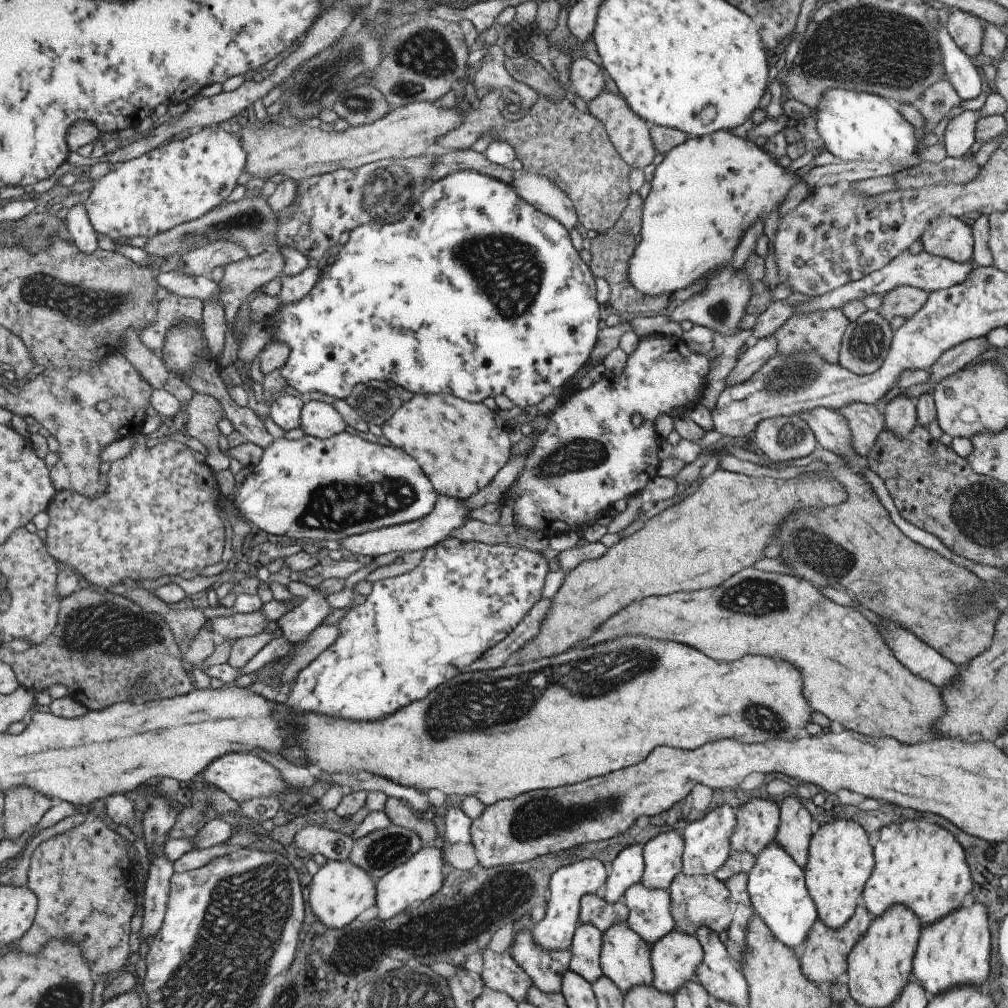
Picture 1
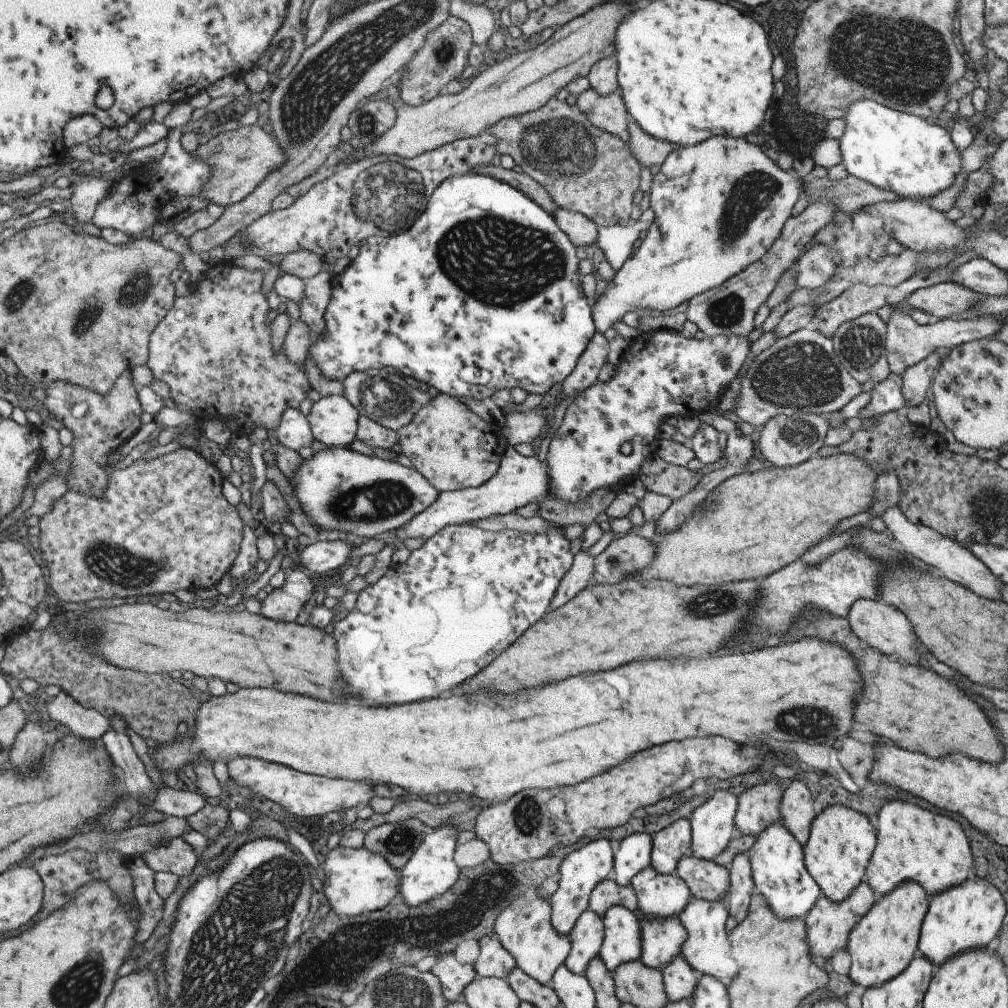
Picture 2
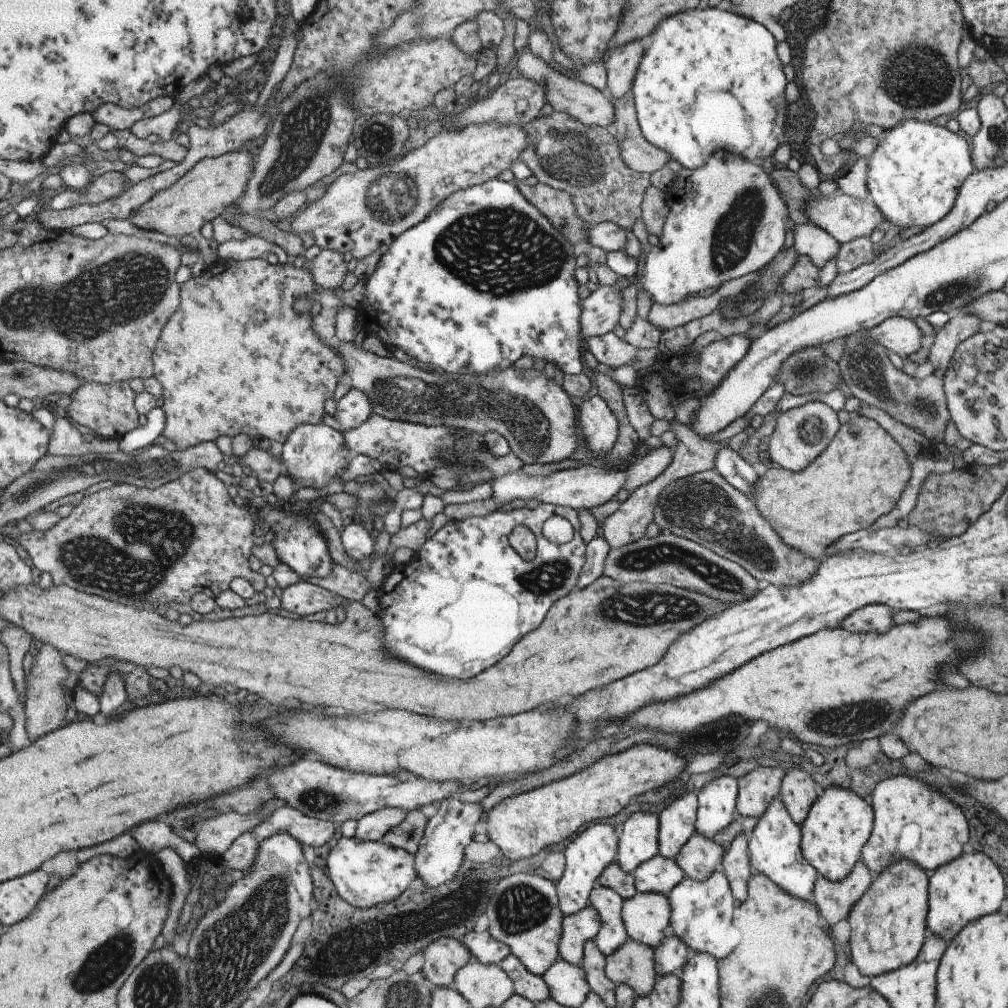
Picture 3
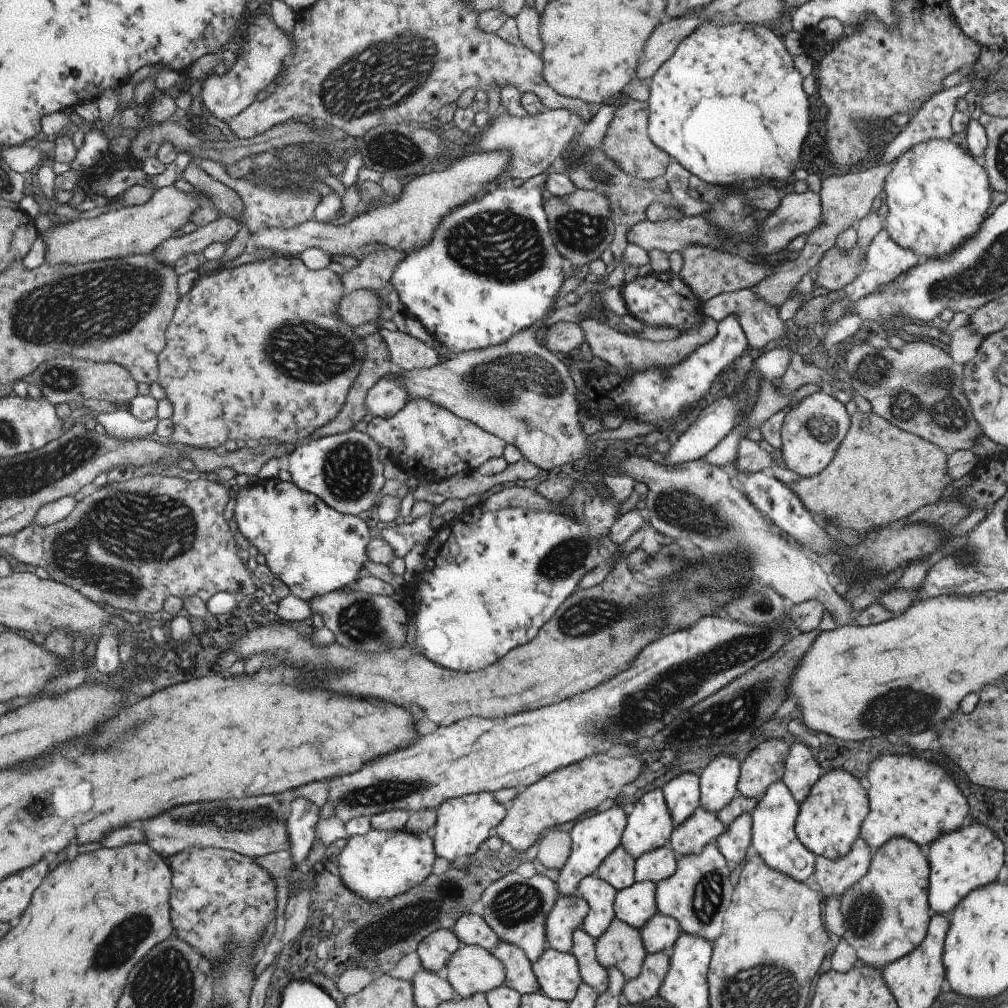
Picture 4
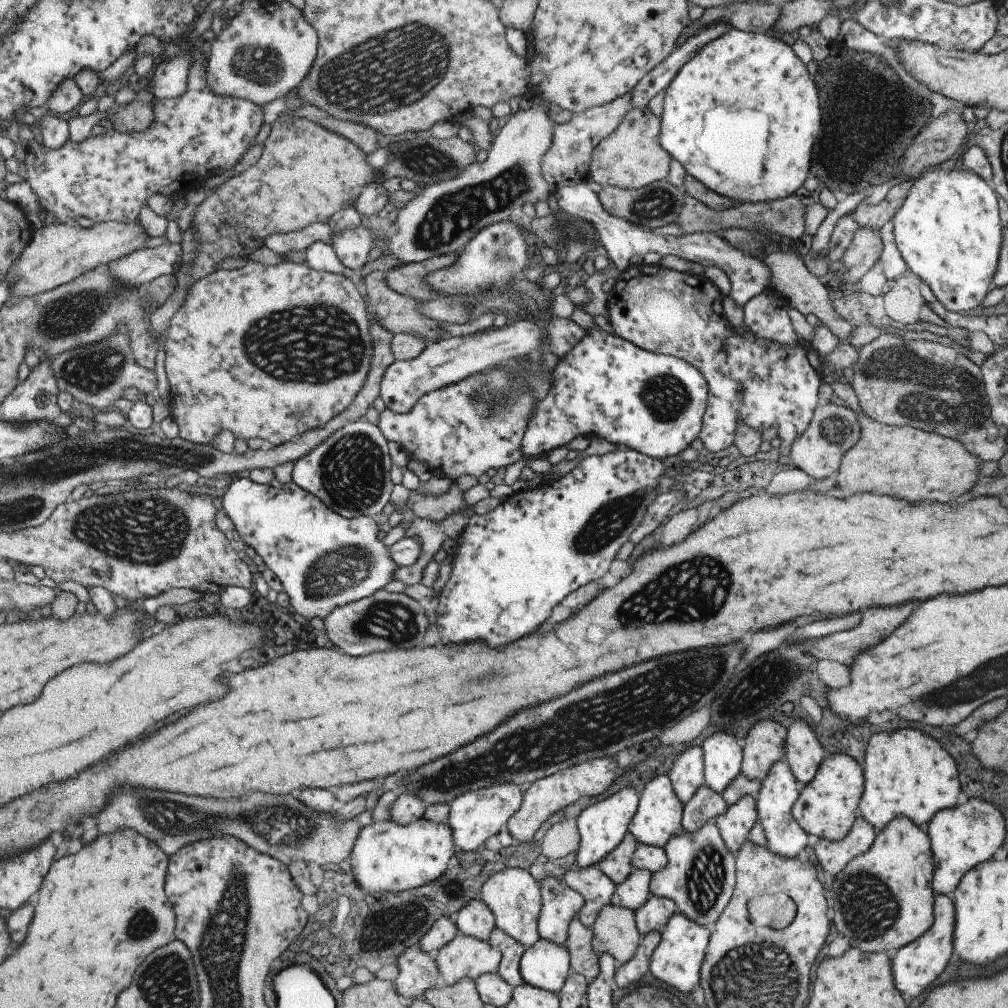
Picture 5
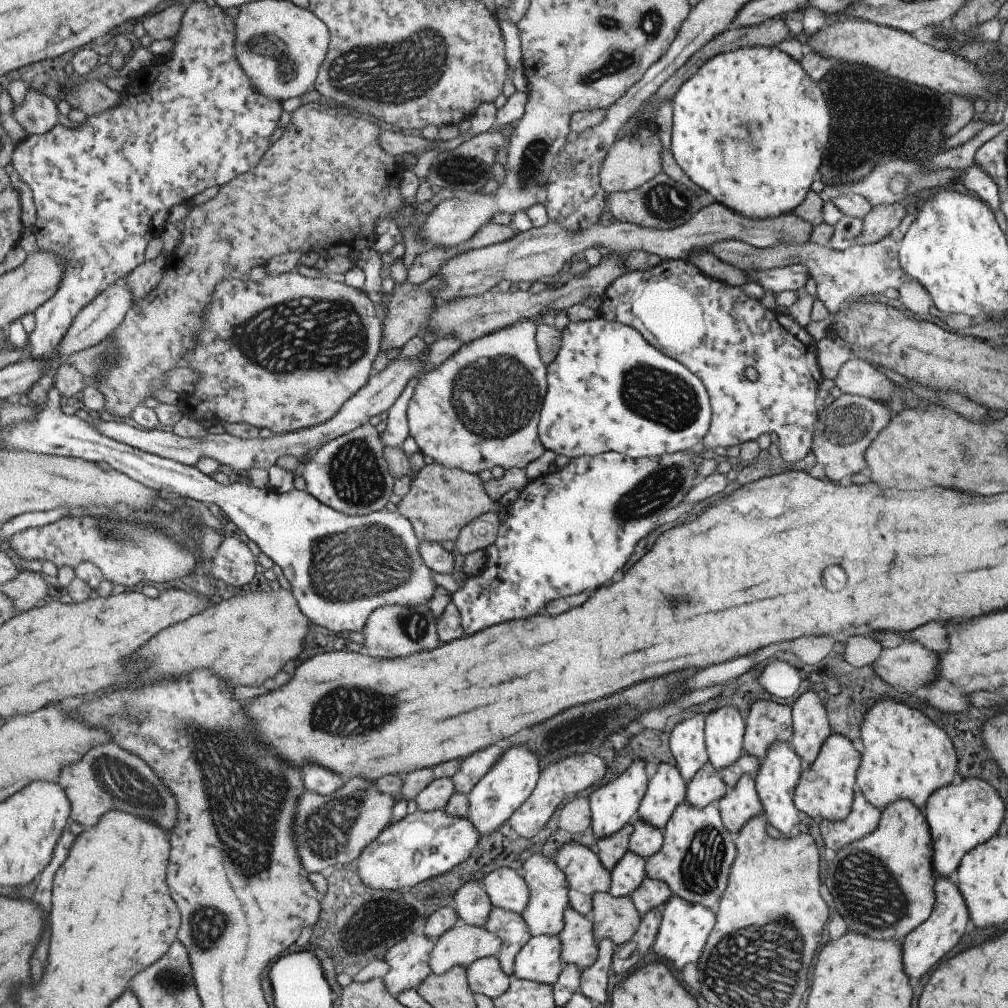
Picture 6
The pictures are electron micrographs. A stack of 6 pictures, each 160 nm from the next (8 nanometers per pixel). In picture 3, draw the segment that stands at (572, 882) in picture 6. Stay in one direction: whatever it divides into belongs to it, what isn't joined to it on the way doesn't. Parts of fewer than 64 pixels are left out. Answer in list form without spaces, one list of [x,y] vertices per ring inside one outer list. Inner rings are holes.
[[[595,880],[588,894],[588,904],[597,911],[600,925],[592,941],[604,957],[612,954],[627,938],[621,920],[621,903],[622,898],[614,890]]]

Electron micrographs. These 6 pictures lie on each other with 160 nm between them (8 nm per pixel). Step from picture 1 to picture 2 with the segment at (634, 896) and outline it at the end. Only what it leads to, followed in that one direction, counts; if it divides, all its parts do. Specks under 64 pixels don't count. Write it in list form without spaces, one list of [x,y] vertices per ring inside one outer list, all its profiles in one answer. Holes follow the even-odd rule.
[[[651,865],[632,876],[630,885],[636,896],[637,910],[646,919],[656,919],[657,917],[671,915],[678,916],[678,912],[690,896],[688,886],[677,875],[661,874]]]

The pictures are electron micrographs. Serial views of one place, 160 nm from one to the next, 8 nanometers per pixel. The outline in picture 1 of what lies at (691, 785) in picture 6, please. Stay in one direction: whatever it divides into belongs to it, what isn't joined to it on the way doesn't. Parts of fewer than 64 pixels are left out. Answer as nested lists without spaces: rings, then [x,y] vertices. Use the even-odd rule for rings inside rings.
[[[679,871],[668,886],[670,913],[674,918],[675,929],[694,936],[697,927],[707,927],[719,933],[732,921],[735,903],[729,889],[715,875],[686,875]]]

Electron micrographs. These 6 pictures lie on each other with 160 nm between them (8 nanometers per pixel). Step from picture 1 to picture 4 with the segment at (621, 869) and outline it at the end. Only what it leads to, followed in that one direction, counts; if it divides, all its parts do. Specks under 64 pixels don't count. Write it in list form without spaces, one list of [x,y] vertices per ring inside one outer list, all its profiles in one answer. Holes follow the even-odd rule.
[[[655,788],[638,798],[633,810],[626,816],[620,845],[636,859],[646,852],[666,846],[674,827],[662,788]]]

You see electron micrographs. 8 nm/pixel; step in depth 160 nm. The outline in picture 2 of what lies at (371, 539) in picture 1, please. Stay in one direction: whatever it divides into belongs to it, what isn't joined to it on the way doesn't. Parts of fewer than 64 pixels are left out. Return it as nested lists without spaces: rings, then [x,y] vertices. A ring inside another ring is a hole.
[[[511,446],[505,447],[498,469],[489,480],[478,487],[469,487],[451,492],[440,492],[425,510],[416,514],[408,523],[401,528],[393,530],[384,536],[386,542],[392,540],[397,546],[405,538],[419,537],[427,540],[444,526],[462,525],[471,520],[481,520],[487,516],[507,514],[529,502],[539,504],[543,499],[550,496],[550,476],[546,462],[541,462],[536,454],[530,457],[519,455]]]

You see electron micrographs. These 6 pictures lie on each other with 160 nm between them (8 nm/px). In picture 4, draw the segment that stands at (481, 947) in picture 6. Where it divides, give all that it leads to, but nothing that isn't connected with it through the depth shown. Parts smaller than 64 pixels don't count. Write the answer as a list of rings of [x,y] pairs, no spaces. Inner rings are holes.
[[[460,944],[449,955],[441,974],[456,996],[463,998],[503,985],[504,966],[484,948]]]

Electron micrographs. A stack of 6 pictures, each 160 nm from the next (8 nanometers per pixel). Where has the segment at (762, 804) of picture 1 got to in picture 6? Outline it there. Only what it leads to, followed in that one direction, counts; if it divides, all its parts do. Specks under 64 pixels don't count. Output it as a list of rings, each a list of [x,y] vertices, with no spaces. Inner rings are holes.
[[[763,699],[750,703],[744,716],[743,752],[761,760],[772,742],[789,743],[791,735],[792,718],[789,705]]]

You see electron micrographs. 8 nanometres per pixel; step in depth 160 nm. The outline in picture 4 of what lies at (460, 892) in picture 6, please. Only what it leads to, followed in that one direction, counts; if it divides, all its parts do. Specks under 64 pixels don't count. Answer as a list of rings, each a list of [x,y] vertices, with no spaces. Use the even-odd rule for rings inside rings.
[[[463,913],[453,923],[453,934],[460,944],[477,945],[489,951],[498,943],[498,936],[486,920],[477,914]]]

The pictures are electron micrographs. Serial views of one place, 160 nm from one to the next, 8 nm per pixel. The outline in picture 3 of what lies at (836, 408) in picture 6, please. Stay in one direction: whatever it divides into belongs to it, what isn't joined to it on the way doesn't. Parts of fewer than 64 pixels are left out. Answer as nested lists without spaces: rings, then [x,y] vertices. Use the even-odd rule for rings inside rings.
[[[808,401],[788,409],[779,415],[774,430],[768,437],[769,458],[788,471],[796,473],[803,470],[825,450],[839,427],[837,413],[823,402]]]

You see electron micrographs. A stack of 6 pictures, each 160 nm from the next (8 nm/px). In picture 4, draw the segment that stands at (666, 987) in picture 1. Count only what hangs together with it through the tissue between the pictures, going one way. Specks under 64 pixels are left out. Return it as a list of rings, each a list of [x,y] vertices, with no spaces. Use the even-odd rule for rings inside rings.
[[[635,881],[631,886],[618,890],[613,901],[614,916],[637,930],[656,910],[655,885],[651,881]]]

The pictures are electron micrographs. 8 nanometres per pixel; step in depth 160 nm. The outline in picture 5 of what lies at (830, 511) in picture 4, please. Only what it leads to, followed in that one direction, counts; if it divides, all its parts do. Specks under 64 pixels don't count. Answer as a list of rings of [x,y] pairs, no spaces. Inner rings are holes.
[[[835,381],[828,384],[834,395],[855,412],[860,424],[860,437],[841,457],[839,470],[836,472],[835,487],[841,489],[839,496],[868,492],[903,498],[909,502],[947,502],[959,496],[963,496],[965,500],[971,496],[969,490],[980,476],[978,464],[981,460],[967,452],[961,441],[909,425],[878,423],[861,412],[850,383]]]

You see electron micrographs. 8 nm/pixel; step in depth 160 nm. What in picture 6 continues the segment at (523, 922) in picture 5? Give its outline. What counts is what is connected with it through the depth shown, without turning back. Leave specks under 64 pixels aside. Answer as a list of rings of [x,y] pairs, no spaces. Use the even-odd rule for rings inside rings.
[[[499,867],[487,873],[480,881],[490,904],[519,913],[528,901],[528,888],[519,872]]]

